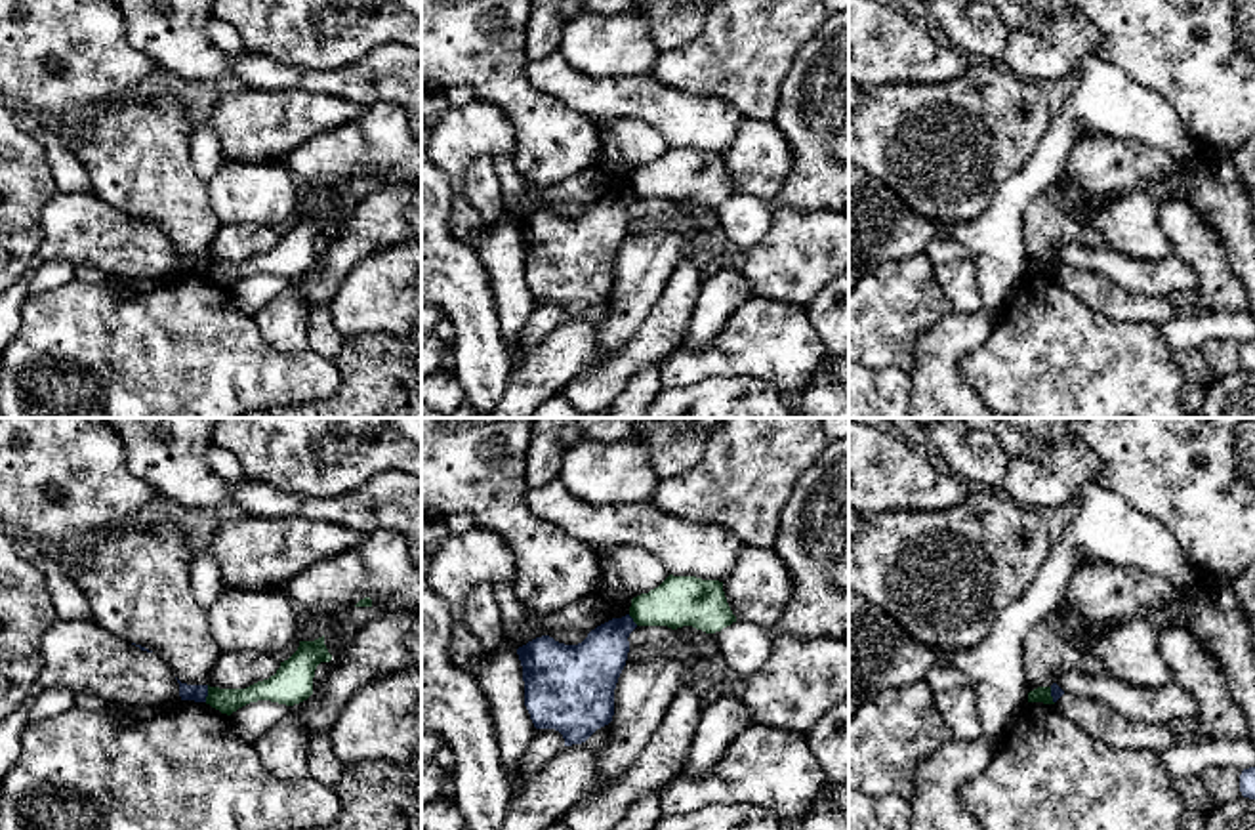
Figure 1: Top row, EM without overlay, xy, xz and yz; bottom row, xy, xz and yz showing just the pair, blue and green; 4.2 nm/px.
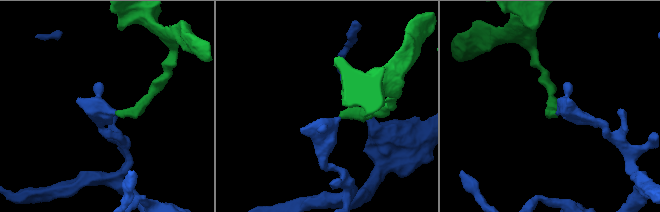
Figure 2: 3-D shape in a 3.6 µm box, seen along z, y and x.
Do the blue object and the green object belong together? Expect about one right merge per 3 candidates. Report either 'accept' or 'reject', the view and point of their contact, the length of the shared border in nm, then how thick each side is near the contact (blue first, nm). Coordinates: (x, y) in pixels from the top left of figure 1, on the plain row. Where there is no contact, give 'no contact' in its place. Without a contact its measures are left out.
reject; meets blue in xy at (206, 266); contact 70 nm long; 70 nm thick on the blue side, 110 nm on the other

